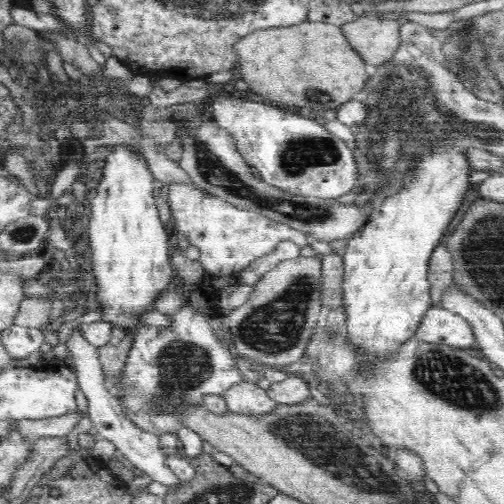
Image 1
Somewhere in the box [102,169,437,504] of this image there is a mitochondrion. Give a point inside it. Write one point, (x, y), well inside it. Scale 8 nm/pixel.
(318, 441)

